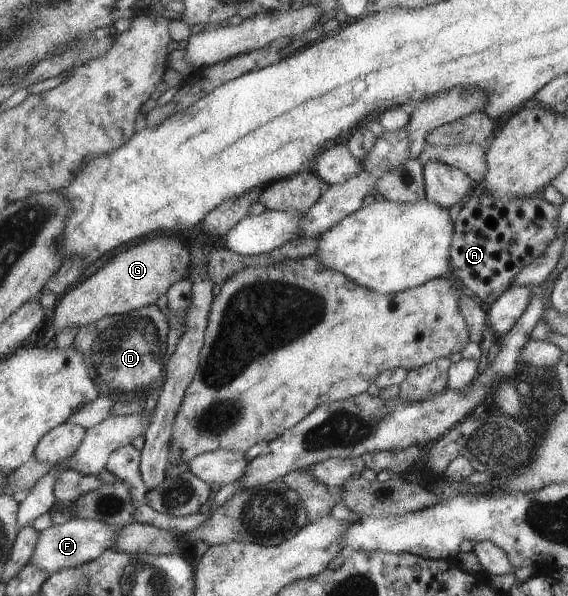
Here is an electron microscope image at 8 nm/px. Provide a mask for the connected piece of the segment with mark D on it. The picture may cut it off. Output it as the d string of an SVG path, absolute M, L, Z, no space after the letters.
M155 304L133 310L129 316L125 316L115 326L111 326L111 318L107 316L107 318L100 319L99 322L80 328L73 347L80 349L88 357L91 379L97 384L100 395L109 396L118 403L131 403L145 401L157 388L164 387L167 376L164 367L165 350L163 346L167 344L169 319Z

